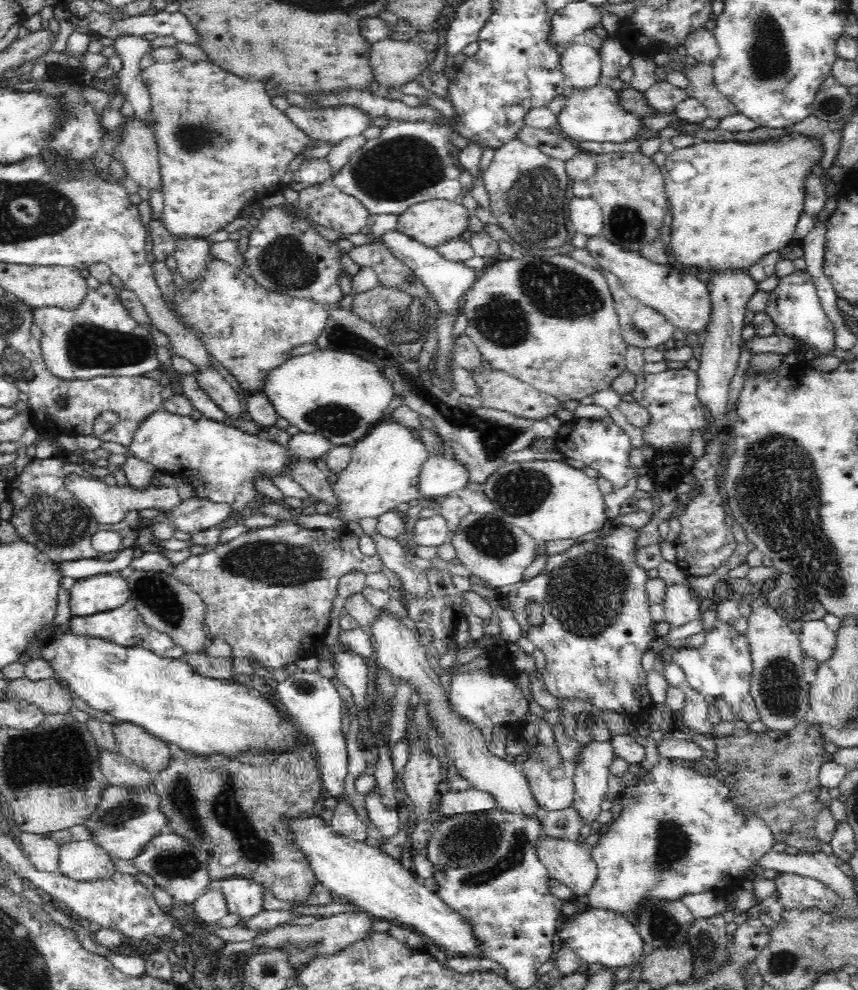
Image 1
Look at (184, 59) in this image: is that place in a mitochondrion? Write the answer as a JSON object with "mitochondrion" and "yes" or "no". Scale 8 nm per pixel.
{"mitochondrion":"no"}

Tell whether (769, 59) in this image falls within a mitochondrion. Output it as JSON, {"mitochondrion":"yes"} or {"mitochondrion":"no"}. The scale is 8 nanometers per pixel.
{"mitochondrion":"yes"}

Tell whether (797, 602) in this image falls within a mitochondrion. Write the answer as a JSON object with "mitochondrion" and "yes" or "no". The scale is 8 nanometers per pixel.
{"mitochondrion":"yes"}

